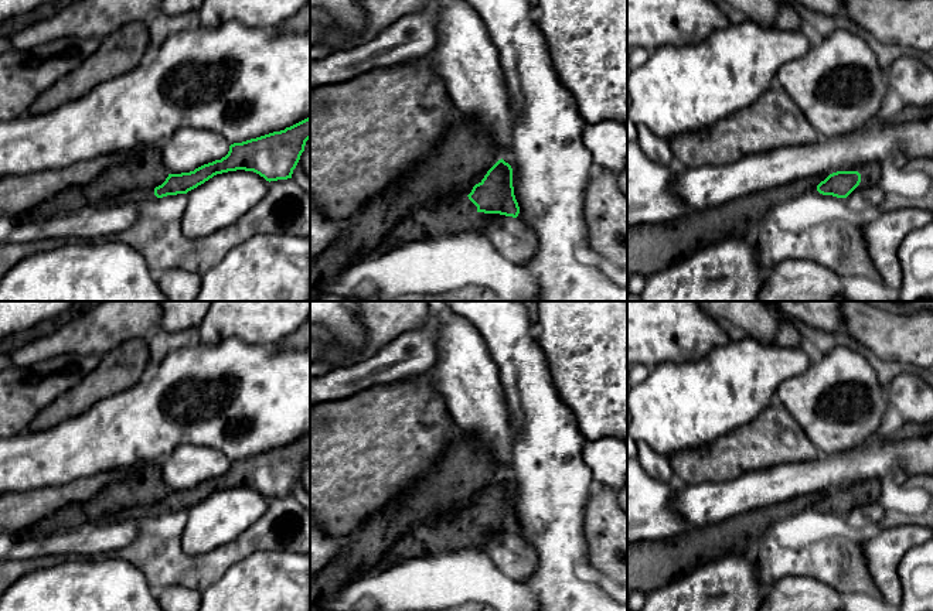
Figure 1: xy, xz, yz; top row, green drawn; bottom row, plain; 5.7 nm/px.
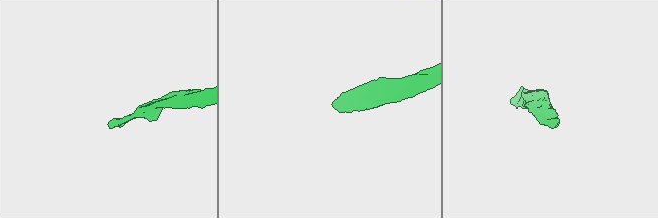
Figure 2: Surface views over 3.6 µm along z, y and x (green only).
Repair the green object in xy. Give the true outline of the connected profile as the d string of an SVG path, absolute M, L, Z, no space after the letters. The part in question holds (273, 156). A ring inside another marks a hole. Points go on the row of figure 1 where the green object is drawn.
M310 117L285 130L234 143L229 146L228 154L221 160L204 164L190 173L168 174L159 187L125 192L92 206L134 204L167 195L187 194L217 174L236 170L253 171L269 182L287 180L292 178L309 139Z

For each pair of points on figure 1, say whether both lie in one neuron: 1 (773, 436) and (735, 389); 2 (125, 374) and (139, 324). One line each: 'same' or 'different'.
1: different
2: different

